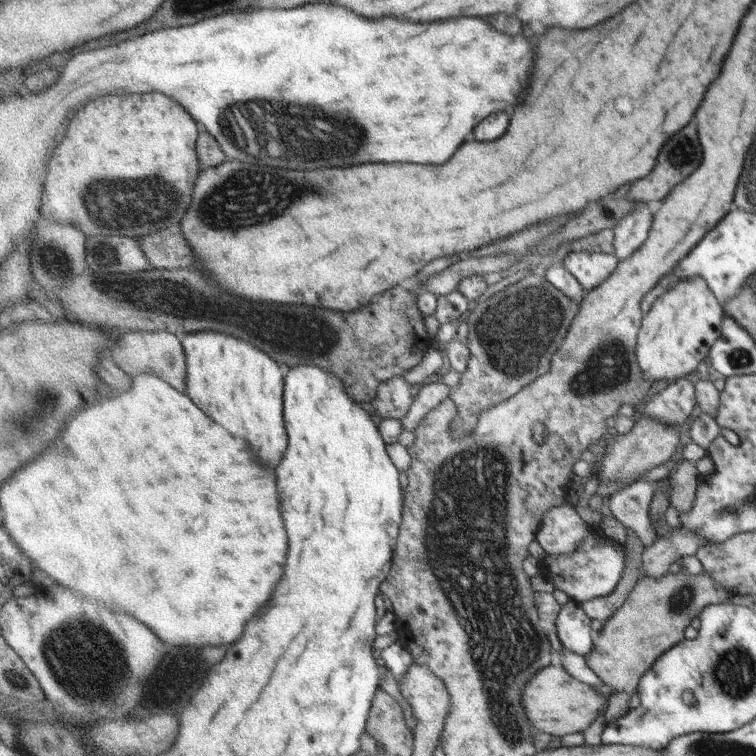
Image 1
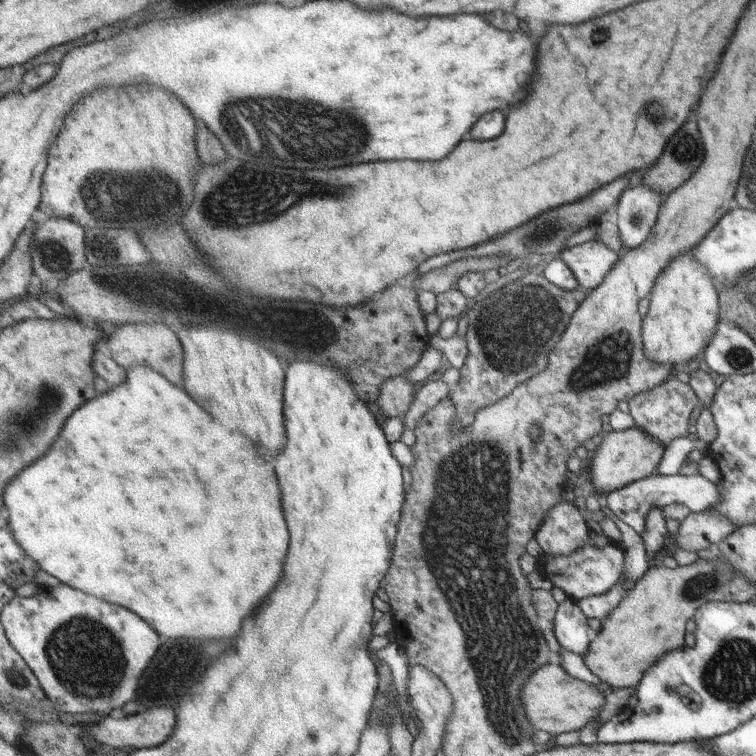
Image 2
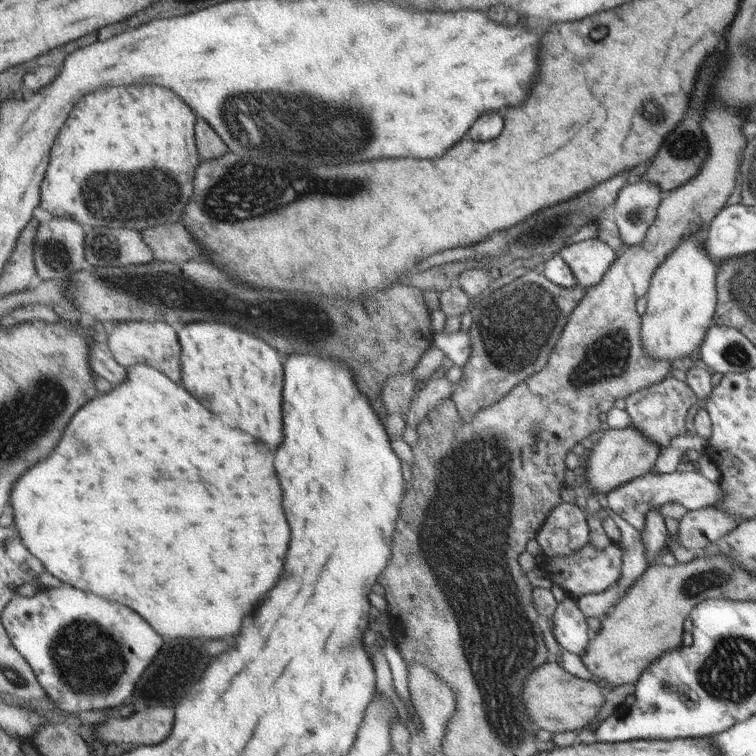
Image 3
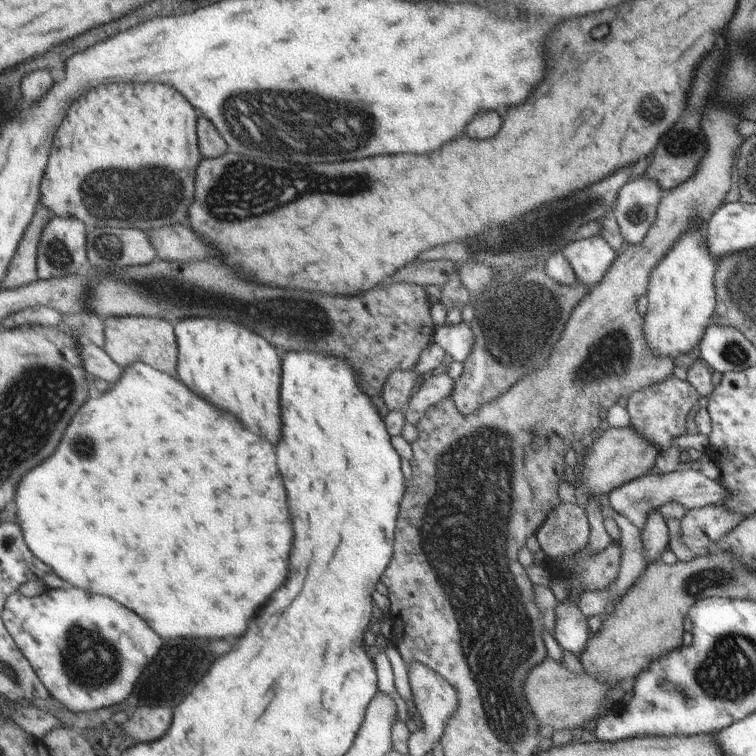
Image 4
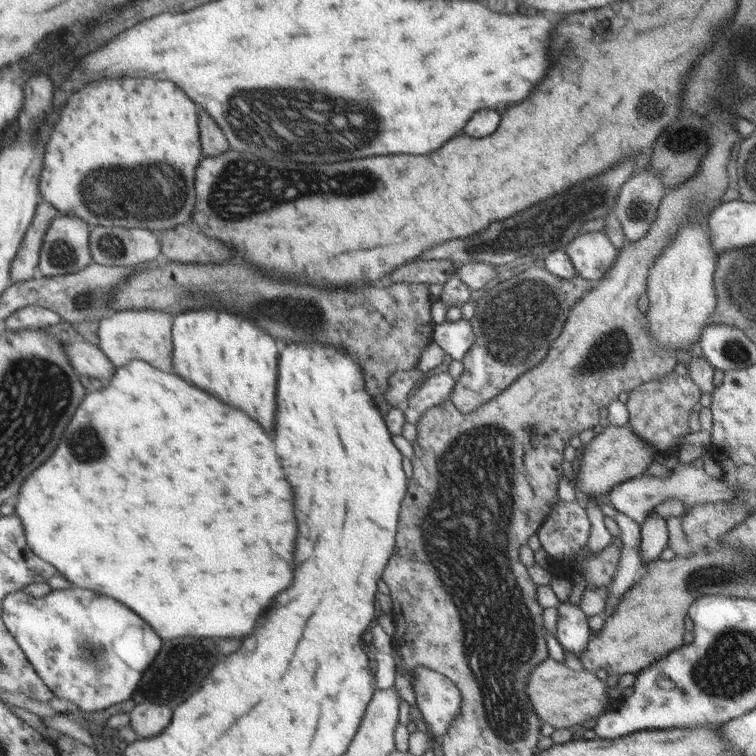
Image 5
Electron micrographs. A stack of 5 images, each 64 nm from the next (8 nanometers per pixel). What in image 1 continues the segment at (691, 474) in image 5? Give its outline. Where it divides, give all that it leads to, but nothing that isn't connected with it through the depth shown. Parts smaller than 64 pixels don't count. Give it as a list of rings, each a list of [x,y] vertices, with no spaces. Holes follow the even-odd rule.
[[[670,477],[660,479],[660,482],[634,483],[609,497],[610,512],[624,527],[632,528],[645,547],[652,546],[657,538],[651,527],[649,514],[652,500],[660,488],[666,488],[668,499],[672,498],[674,484]]]

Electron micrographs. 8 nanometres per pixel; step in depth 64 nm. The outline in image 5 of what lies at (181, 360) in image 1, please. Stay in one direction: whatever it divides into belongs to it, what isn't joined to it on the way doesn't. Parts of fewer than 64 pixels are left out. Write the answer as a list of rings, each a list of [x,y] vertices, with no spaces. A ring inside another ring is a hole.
[[[123,310],[112,312],[101,320],[100,348],[118,367],[126,367],[134,360],[150,361],[167,372],[175,372],[175,316],[158,310]]]

